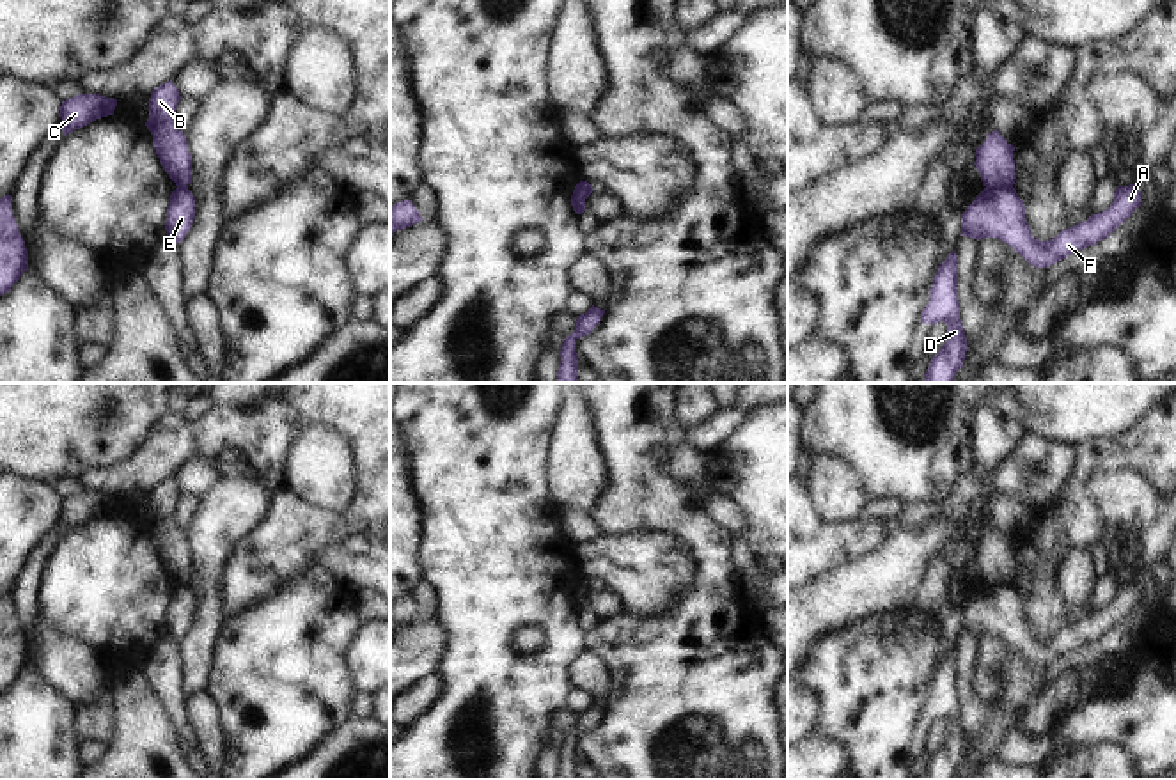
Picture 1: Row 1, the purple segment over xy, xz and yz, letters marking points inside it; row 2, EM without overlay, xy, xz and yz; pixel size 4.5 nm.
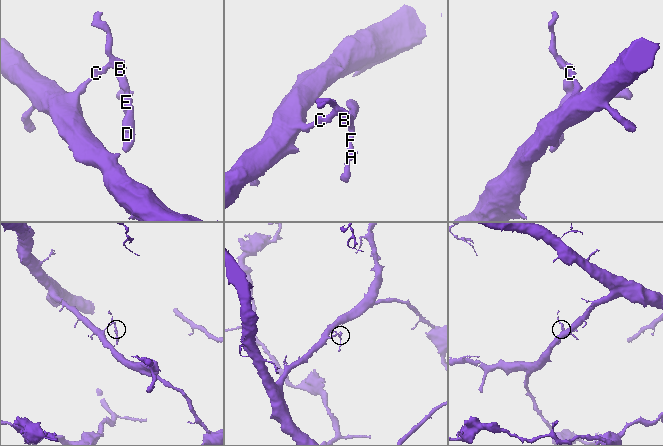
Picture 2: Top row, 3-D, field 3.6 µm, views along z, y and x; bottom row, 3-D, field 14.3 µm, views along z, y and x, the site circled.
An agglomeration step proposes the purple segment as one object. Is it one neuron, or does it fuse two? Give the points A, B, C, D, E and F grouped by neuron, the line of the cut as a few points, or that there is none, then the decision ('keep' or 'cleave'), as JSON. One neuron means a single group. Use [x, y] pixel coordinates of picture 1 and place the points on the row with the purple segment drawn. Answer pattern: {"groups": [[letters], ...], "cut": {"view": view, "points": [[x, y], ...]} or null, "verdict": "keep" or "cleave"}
{"groups": [["A", "D", "E", "F"], ["B", "C"]], "cut": {"view": "yz", "points": [[987, 187], [1011, 188]]}, "verdict": "cleave"}

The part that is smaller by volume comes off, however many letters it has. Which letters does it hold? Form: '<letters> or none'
A, D, E, F

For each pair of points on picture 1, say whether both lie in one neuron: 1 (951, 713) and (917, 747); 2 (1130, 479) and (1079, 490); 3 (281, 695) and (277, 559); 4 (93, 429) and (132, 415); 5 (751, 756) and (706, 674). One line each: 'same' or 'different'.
1: same
2: different
3: different
4: same
5: same

